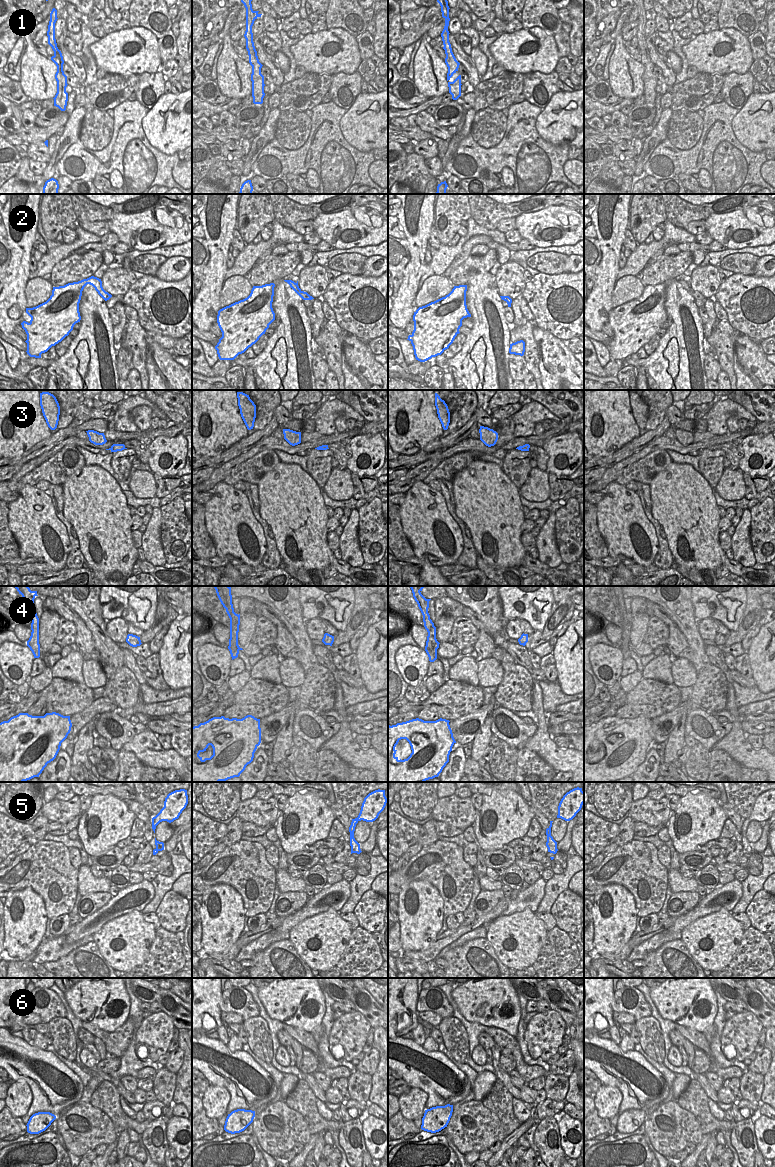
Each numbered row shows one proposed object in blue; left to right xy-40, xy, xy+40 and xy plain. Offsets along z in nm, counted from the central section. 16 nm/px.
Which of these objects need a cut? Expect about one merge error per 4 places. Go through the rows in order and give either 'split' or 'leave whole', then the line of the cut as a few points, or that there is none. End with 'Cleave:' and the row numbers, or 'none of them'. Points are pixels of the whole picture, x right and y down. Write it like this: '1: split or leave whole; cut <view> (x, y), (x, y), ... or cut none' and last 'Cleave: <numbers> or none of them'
1: leave whole; cut none
2: leave whole; cut none
3: leave whole; cut none
4: split; cut xy+40 (428, 633), (432, 646), (436, 649)
5: leave whole; cut none
6: leave whole; cut none
Cleave: 4

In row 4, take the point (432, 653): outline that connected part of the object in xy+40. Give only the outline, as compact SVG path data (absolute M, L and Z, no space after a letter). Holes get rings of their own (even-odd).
M430 635L427 636L425 651L429 657L430 662L434 662L437 659L437 649L433 648L433 643L431 642Z

